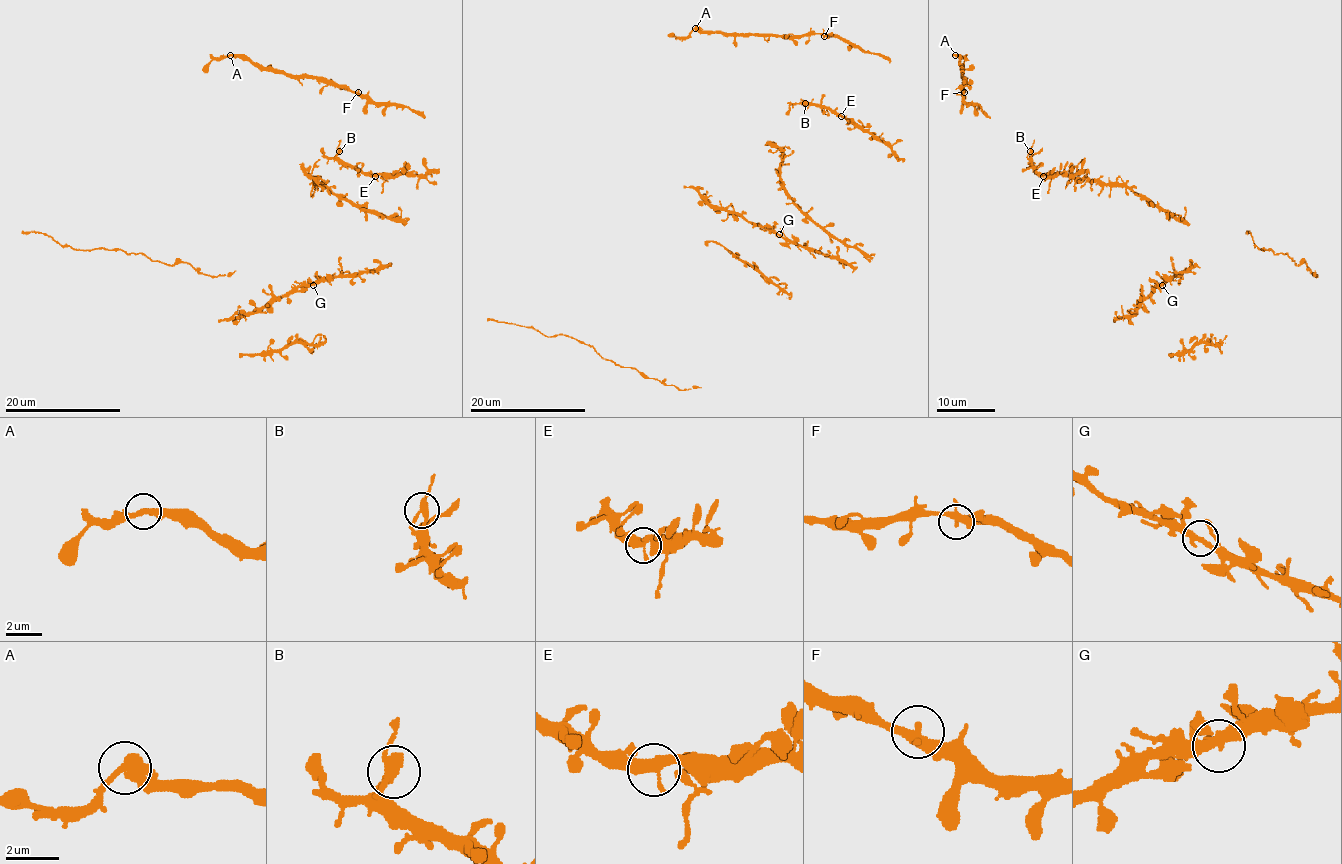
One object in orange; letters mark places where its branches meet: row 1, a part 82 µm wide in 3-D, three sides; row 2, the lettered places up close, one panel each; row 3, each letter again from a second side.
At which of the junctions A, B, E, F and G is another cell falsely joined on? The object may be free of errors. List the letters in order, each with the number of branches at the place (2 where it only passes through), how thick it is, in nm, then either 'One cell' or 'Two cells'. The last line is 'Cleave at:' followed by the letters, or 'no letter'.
A: Branches: 2. Thickness 380 nm. Two cells
B: Branches: 2. Thickness 320 nm. One cell
E: Branches: 2. Thickness 400 nm. One cell
F: Branches: 2. Thickness 400 nm. One cell
G: Branches: 2. Thickness 360 nm. One cell
Cleave at: A

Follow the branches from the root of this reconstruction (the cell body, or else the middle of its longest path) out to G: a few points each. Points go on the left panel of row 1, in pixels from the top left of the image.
G: (378, 270), (331, 276), (319, 279), (313, 285)

